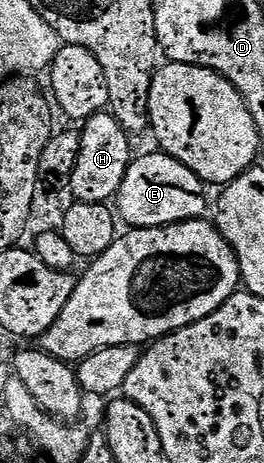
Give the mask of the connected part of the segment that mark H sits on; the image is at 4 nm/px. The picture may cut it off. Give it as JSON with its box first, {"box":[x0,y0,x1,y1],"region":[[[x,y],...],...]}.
{"box":[68,113,132,203],"region":[[[113,113],[93,114],[85,119],[80,133],[80,156],[68,183],[68,190],[79,202],[109,203],[117,195],[120,184],[128,172],[132,161],[130,154],[131,135],[114,119]]]}

